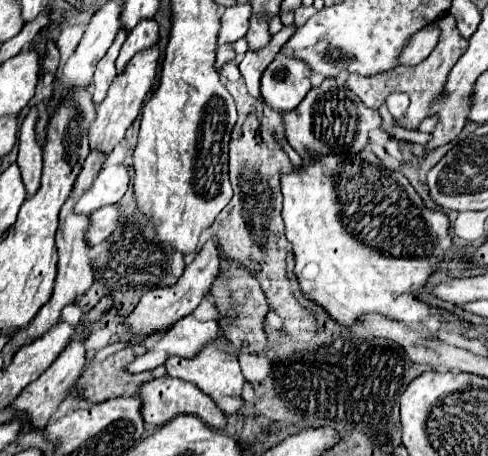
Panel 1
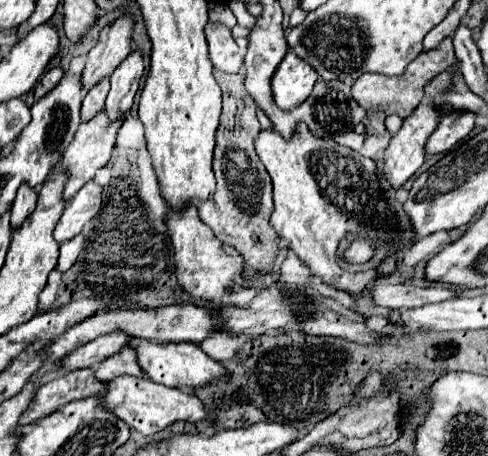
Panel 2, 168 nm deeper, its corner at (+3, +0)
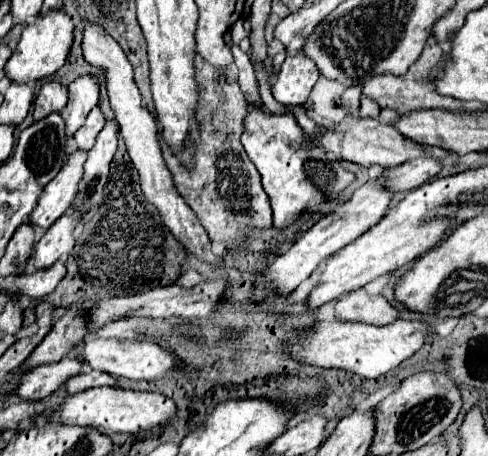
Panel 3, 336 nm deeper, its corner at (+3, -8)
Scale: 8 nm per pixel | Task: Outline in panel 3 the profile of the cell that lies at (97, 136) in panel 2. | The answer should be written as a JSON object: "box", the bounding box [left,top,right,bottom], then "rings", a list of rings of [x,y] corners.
{"box":[27,150,87,230],"rings":[[[81,150],[73,152],[67,166],[61,168],[61,172],[47,184],[47,188],[39,196],[37,206],[27,218],[29,224],[47,230],[59,216],[65,214],[69,204],[77,196],[77,184],[83,178],[85,158],[87,158],[87,152],[81,152]]]}

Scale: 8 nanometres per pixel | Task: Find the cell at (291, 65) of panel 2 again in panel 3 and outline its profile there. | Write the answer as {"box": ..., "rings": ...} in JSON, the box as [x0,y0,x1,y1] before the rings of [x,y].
{"box":[271,52,321,106],"rings":[[[303,52],[287,56],[281,64],[281,72],[277,74],[271,92],[279,104],[301,106],[309,100],[309,94],[317,84],[319,76],[321,74],[315,62],[309,60]]]}

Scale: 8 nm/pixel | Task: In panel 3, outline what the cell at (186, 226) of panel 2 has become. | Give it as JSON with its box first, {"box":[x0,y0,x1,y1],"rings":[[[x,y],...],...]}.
{"box":[83,20,221,264],"rings":[[[83,20],[83,22],[85,22],[83,56],[91,66],[99,68],[101,74],[105,76],[105,84],[107,84],[107,92],[109,92],[109,104],[115,112],[115,120],[119,124],[119,134],[123,136],[123,140],[127,144],[127,152],[133,160],[133,166],[139,170],[141,190],[143,190],[145,198],[159,210],[165,226],[185,246],[185,252],[209,262],[209,264],[219,264],[221,260],[219,260],[219,256],[215,256],[211,252],[211,240],[207,238],[205,228],[197,220],[195,212],[185,204],[181,194],[175,190],[173,176],[167,170],[167,164],[161,156],[161,148],[159,148],[159,142],[157,142],[157,124],[155,124],[151,112],[141,106],[141,94],[139,94],[139,90],[133,82],[133,70],[131,70],[131,64],[129,64],[125,52],[121,50],[121,46],[111,36],[105,34],[105,30],[101,30],[95,24],[89,24],[87,20]]]}

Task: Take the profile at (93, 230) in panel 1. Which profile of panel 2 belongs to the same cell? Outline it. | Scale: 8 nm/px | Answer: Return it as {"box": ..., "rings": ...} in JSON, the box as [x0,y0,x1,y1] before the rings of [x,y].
{"box":[57,234,85,272],"rings":[[[77,234],[73,240],[63,242],[63,244],[61,244],[61,252],[59,252],[57,270],[61,270],[61,272],[69,270],[69,268],[75,264],[75,260],[77,260],[77,256],[81,254],[83,248],[85,248],[85,236],[83,236],[83,234]]]}

